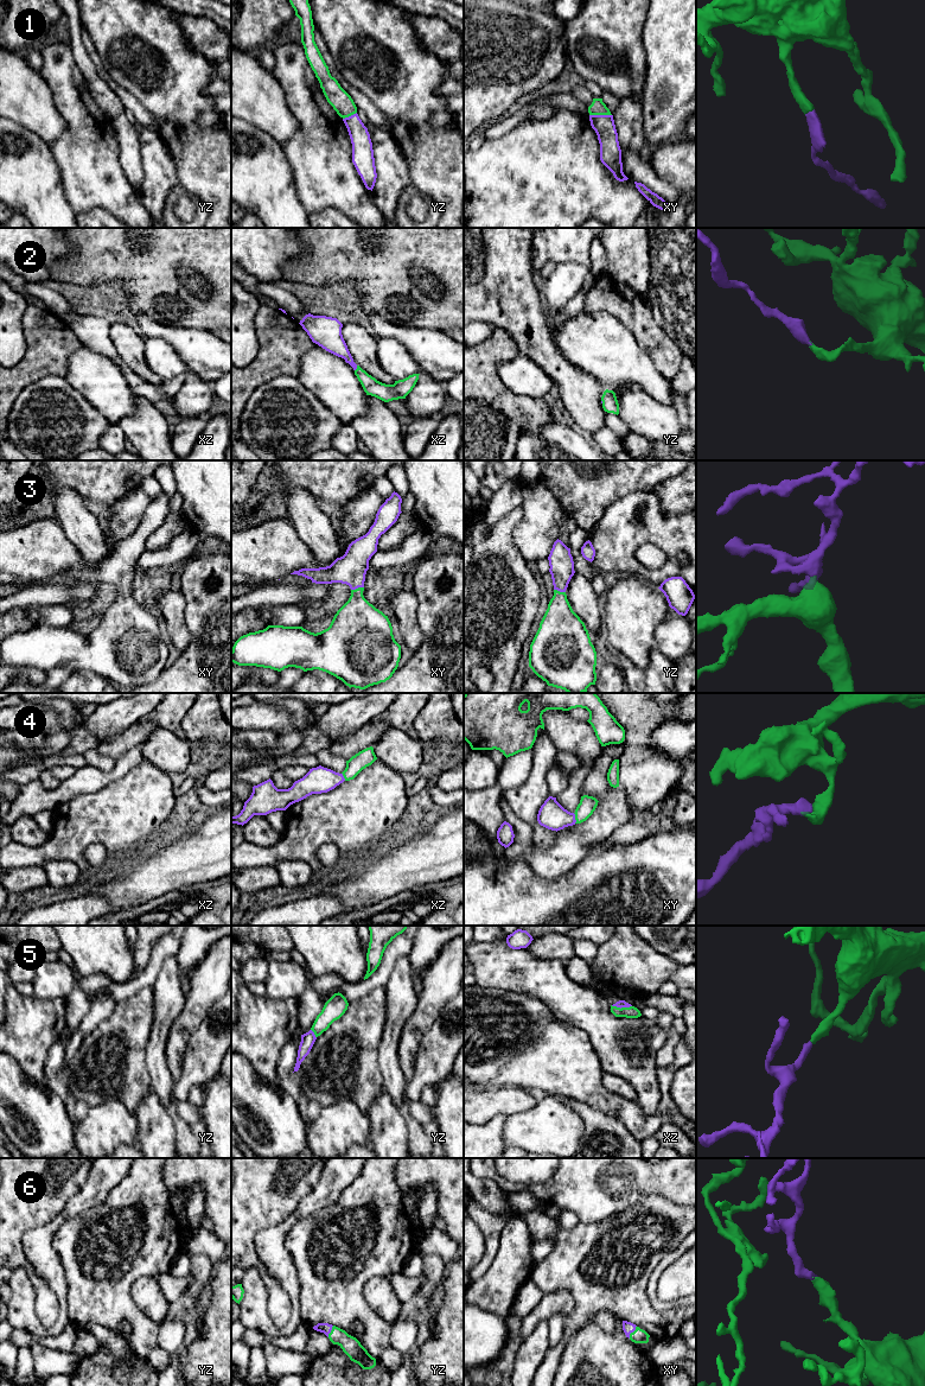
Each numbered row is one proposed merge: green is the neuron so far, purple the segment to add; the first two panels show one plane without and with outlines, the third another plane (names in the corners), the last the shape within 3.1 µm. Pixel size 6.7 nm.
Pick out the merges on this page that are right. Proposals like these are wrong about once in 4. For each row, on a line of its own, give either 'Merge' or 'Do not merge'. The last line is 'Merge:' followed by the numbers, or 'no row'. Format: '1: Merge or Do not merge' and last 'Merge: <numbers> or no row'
1: Merge
2: Merge
3: Merge
4: Merge
5: Merge
6: Merge
Merge: 1, 2, 3, 4, 5, 6

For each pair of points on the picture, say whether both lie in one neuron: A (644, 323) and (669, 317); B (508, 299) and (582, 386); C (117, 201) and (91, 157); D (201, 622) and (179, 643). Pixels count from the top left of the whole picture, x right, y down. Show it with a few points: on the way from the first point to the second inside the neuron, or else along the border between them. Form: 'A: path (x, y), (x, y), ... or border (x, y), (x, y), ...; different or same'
A: border (658, 325), (678, 344); different
B: path (528, 322), (533, 326), (535, 342), (560, 367); same
C: path (110, 190), (91, 171), (91, 167); same
D: border (186, 605), (185, 625), (190, 642), (180, 653); different

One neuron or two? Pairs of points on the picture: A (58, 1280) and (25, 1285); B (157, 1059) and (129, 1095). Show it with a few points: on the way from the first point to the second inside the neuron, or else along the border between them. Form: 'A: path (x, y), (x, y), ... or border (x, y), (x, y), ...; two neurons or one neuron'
A: path (63, 1308), (52, 1332), (42, 1332), (25, 1313); one neuron
B: border (147, 1043), (145, 1067), (152, 1087); two neurons

